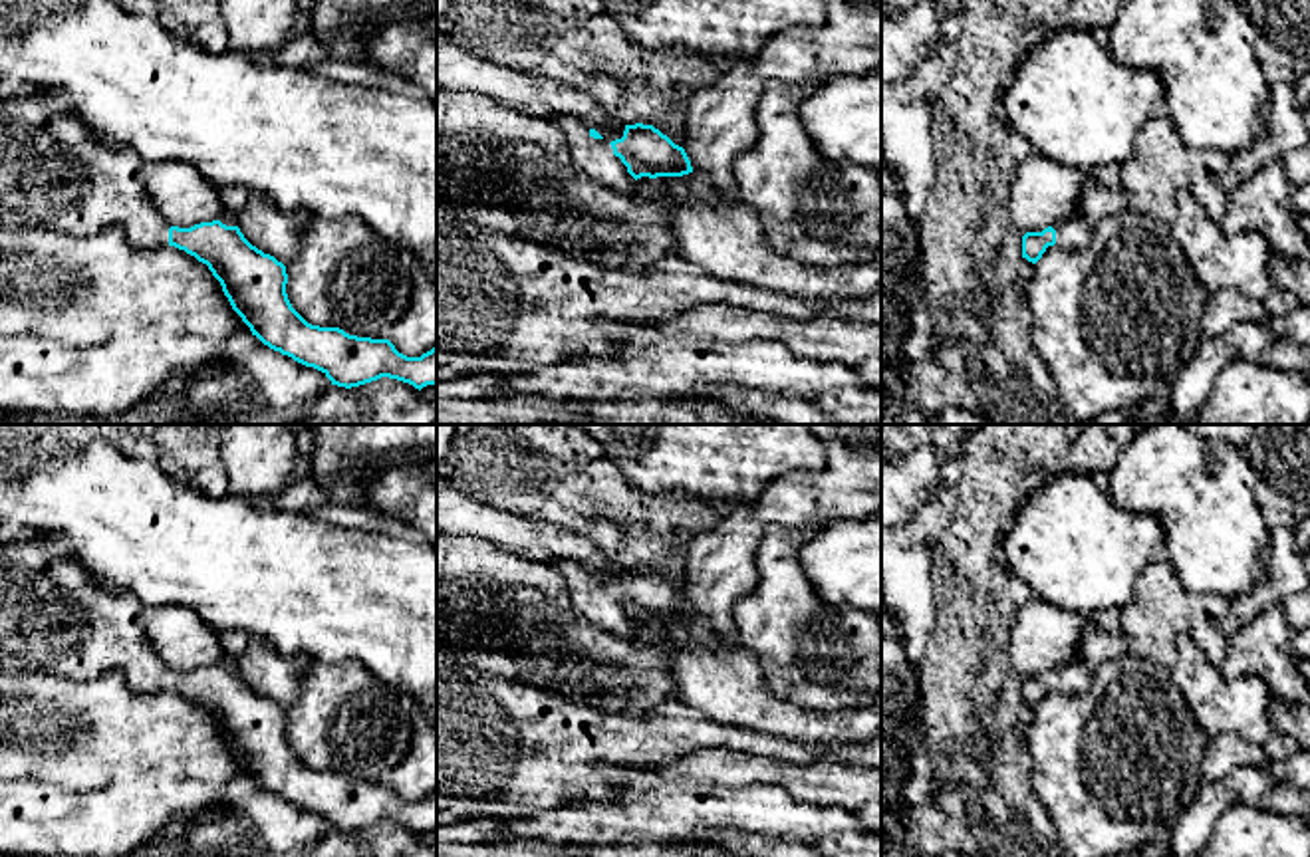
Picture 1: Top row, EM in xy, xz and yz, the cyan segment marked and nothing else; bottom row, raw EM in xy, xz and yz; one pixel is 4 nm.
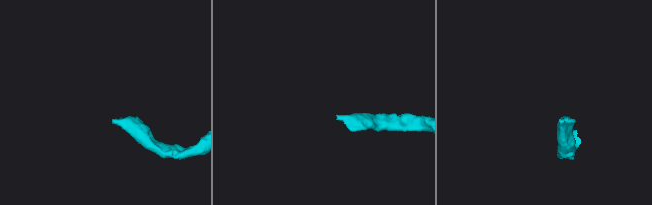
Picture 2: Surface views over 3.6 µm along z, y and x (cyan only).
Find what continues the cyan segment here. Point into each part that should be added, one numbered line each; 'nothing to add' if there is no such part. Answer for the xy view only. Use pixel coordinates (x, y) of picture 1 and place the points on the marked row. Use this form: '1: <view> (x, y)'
1: xy (54, 173)

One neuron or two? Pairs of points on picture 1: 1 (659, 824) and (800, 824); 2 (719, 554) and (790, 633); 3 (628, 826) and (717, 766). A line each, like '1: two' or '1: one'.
1: one
2: two
3: two

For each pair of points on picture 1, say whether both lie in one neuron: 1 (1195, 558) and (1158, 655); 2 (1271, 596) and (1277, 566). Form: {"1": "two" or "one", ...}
{"1": "two", "2": "one"}

